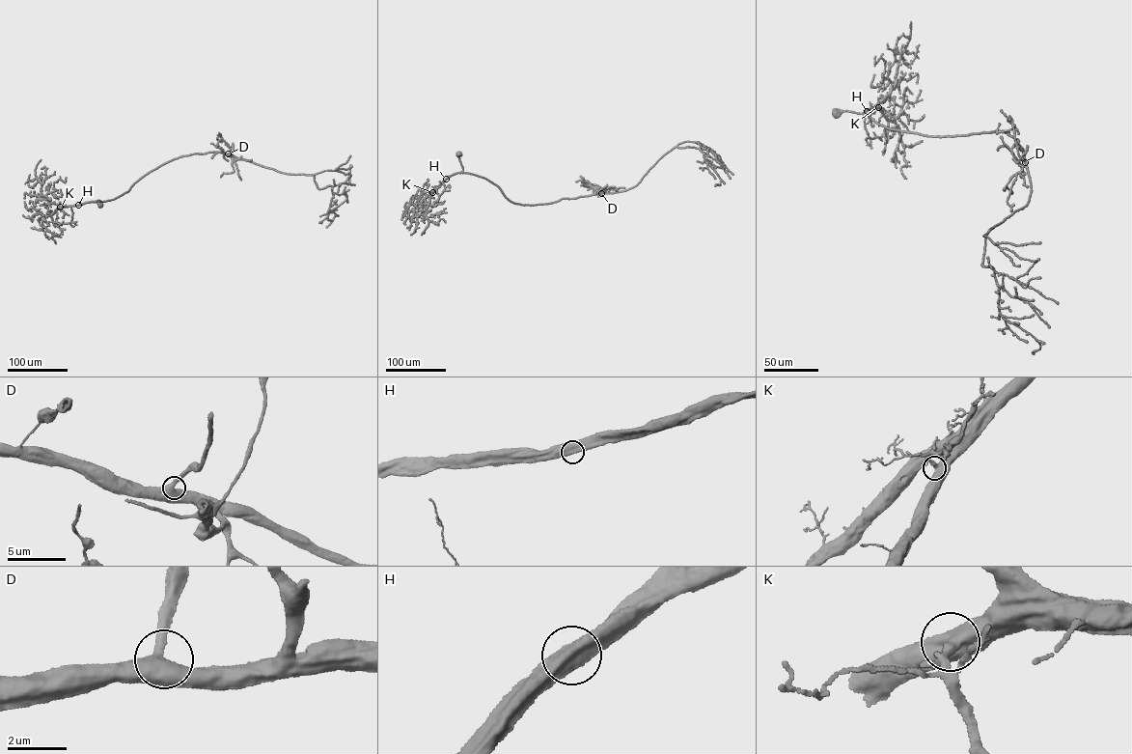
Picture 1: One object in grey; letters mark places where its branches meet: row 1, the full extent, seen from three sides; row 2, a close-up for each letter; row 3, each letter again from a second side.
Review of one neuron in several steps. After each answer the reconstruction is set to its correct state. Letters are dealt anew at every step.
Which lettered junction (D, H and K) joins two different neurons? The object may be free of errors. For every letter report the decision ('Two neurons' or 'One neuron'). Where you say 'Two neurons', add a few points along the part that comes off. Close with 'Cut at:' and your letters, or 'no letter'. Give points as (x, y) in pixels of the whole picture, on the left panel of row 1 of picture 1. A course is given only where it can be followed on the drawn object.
D: One neuron
H: One neuron
K: One neuron
Cut at: no letter

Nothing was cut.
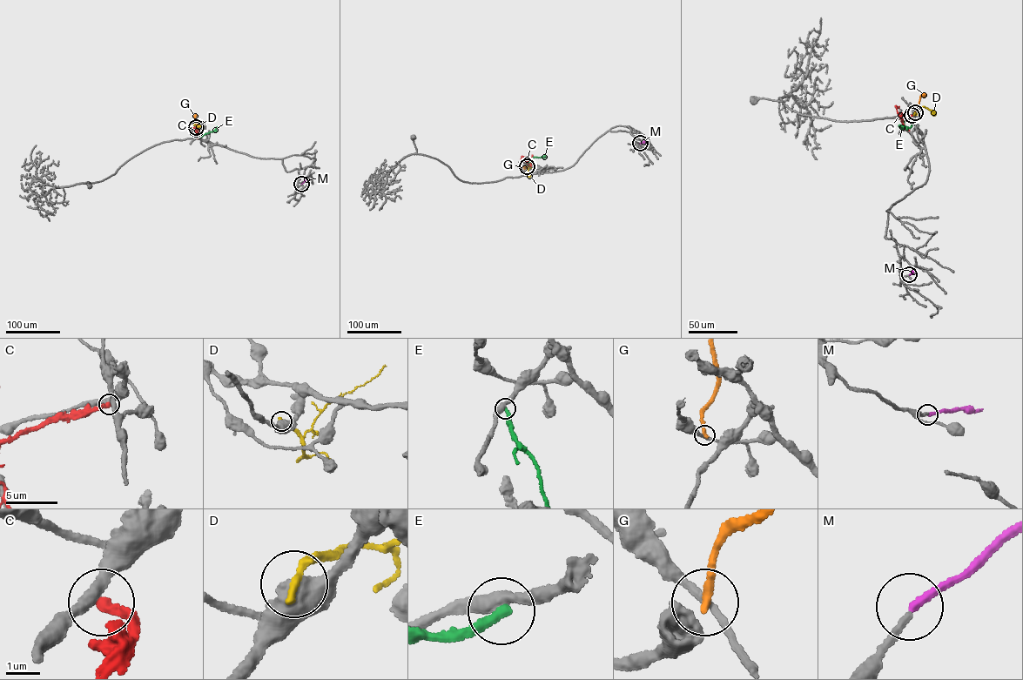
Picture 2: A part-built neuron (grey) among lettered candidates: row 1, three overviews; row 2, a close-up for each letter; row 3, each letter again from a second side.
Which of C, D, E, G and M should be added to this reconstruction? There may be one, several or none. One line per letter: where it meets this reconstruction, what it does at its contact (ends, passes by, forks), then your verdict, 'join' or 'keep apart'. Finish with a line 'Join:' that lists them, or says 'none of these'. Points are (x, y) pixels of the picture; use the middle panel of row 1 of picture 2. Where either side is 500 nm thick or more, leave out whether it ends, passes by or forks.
C: meets grey at (528, 165); it ends there; keep apart
D: meets grey at (528, 165); keep apart
E: meets grey at (527, 165); it ends there; keep apart
G: meets grey at (527, 166); it ends there; keep apart
M: meets grey at (640, 143); it ends there; join
Join: M

